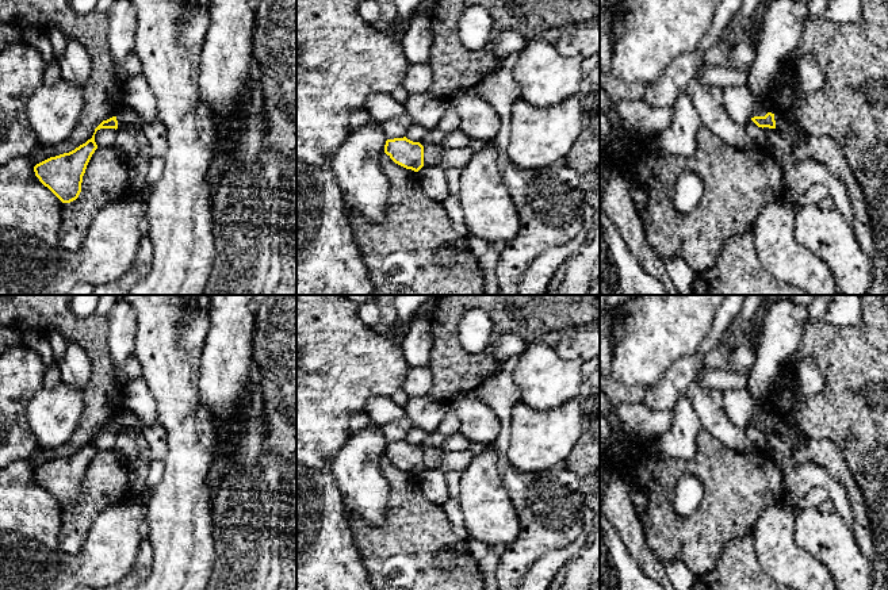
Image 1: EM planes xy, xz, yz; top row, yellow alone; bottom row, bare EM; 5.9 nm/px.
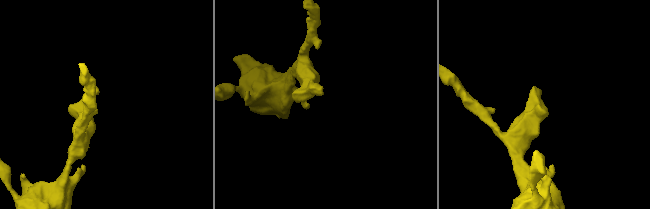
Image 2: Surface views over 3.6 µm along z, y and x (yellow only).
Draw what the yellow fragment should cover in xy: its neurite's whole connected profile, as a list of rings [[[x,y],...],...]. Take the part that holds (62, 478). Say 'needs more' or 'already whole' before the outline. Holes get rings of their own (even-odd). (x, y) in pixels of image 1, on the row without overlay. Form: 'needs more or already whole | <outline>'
already whole | [[[112,419],[112,421],[107,422],[107,424],[103,424],[103,425],[95,432],[95,436],[93,436],[92,441],[88,442],[85,447],[80,448],[79,451],[76,451],[74,453],[72,453],[72,455],[69,455],[69,456],[64,456],[64,457],[56,459],[56,460],[50,460],[50,461],[47,461],[47,463],[45,463],[45,464],[42,464],[42,466],[39,466],[39,467],[37,467],[37,468],[34,470],[35,479],[39,482],[39,484],[41,484],[45,490],[47,490],[62,506],[70,506],[70,505],[73,505],[73,503],[76,503],[76,502],[79,501],[79,498],[80,498],[80,495],[81,495],[81,486],[83,486],[83,479],[84,479],[84,476],[85,476],[87,468],[88,468],[92,457],[93,457],[95,453],[97,452],[97,448],[96,448],[96,445],[95,445],[95,437],[96,437],[96,434],[100,433],[100,432],[115,432],[115,433],[116,433],[116,432],[118,432],[116,419]]]

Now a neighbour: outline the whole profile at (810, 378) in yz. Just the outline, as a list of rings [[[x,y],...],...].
[[[804,357],[797,365],[797,398],[788,417],[774,417],[776,432],[780,436],[800,436],[801,430],[796,422],[800,406],[804,398],[815,396],[824,387],[824,375],[822,369],[808,357]]]

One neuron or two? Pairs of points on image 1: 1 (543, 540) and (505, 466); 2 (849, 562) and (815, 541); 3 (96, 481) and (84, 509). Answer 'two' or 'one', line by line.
1: one
2: one
3: one

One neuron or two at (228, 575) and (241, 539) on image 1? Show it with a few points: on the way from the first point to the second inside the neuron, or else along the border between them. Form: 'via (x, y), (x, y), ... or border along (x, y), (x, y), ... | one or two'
via (237, 566), (241, 562), (241, 548) | one

